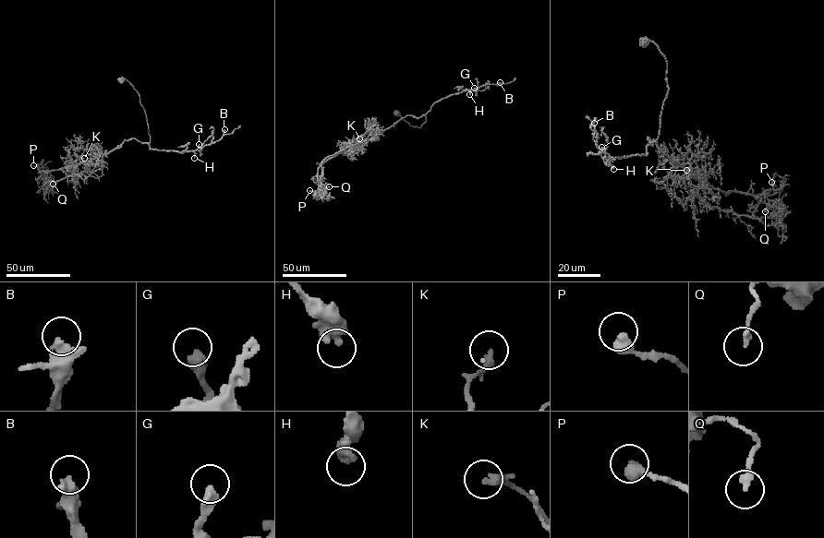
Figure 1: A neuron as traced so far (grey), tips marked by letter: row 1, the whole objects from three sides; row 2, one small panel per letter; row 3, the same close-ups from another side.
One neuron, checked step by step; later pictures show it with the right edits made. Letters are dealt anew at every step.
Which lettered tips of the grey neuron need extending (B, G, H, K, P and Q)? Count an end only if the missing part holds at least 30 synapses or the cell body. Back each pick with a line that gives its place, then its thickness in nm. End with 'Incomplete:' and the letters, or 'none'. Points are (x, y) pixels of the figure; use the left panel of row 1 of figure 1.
B: place (224, 129); calibre 440 nm
Incomplete: B

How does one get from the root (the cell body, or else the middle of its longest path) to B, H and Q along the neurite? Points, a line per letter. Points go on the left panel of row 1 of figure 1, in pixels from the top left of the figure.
B: (121, 79), (127, 80), (139, 95), (146, 116), (150, 149), (196, 150), (218, 141), (224, 129)
H: (121, 79), (127, 80), (139, 95), (146, 116), (150, 149), (192, 151), (194, 158)
Q: (121, 79), (127, 80), (139, 95), (151, 142), (125, 140), (107, 153), (86, 162), (42, 172), (53, 184)

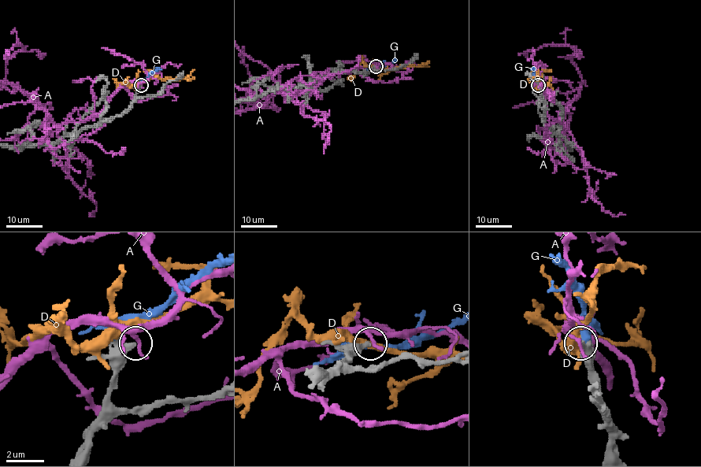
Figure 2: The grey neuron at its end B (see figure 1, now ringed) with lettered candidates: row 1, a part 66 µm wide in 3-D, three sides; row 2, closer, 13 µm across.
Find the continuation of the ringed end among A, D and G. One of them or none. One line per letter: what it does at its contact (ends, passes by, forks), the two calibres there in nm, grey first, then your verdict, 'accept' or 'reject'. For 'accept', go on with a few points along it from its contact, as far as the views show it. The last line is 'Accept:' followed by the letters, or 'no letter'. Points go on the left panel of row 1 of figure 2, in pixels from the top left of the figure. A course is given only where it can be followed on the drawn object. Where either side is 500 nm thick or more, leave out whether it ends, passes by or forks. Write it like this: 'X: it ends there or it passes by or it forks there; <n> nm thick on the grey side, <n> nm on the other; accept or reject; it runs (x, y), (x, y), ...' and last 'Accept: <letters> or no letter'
A: it ends there; 340 nm thick on the grey side, 200 nm on the other; reject
D: it forks there; 380 nm thick on the grey side, 320 nm on the other; reject
G: it ends there; 440 nm thick on the grey side, 420 nm on the other; reject
Accept: no letter

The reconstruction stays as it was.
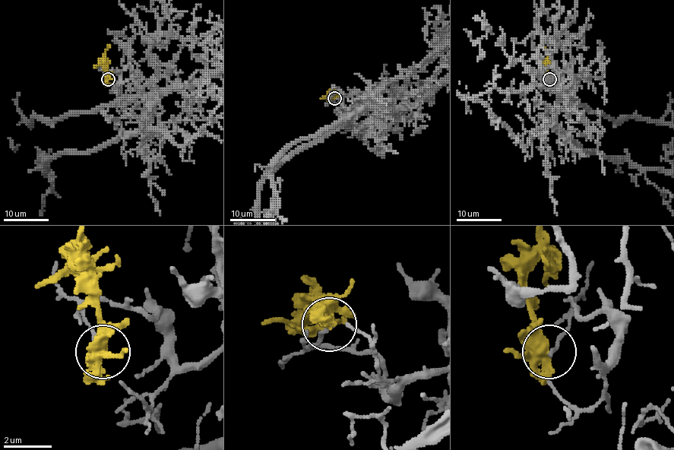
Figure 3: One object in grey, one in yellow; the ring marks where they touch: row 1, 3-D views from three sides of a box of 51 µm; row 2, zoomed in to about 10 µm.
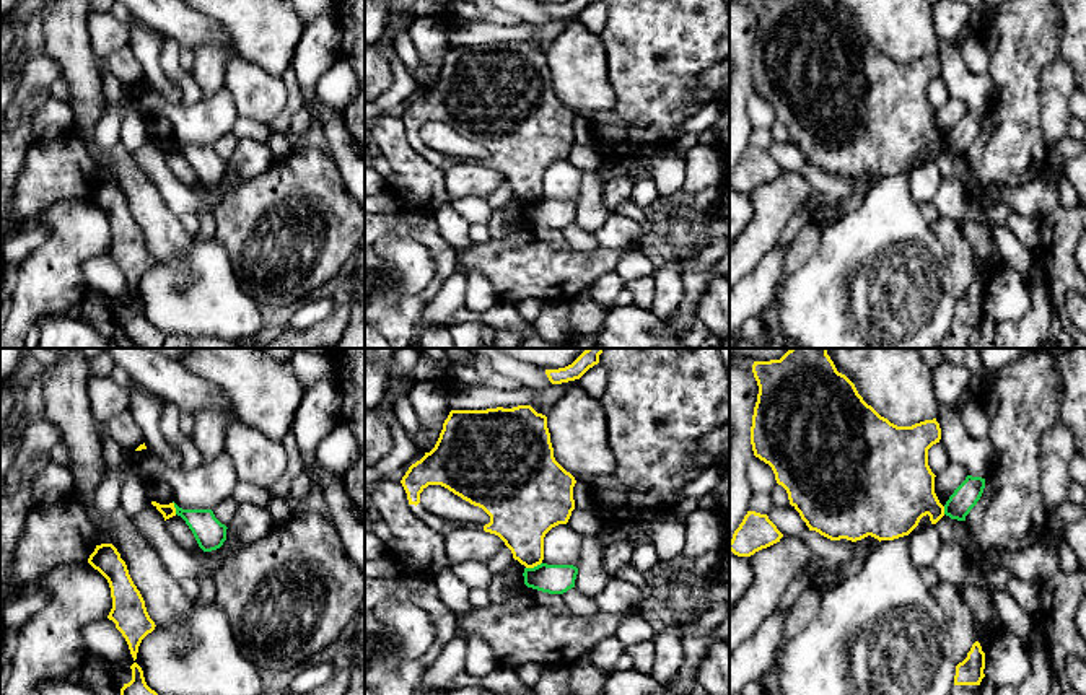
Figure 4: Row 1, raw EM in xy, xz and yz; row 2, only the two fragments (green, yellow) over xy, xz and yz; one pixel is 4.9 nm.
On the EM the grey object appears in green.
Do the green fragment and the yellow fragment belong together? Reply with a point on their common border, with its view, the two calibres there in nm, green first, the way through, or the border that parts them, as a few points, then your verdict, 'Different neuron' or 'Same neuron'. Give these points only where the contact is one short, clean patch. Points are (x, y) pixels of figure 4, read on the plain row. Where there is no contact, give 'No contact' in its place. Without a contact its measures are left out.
Touches green at xz (534, 202). Thickness 140 nm (green) against 280 nm. Boundary: xz (541, 197), (526, 204). Different neuron

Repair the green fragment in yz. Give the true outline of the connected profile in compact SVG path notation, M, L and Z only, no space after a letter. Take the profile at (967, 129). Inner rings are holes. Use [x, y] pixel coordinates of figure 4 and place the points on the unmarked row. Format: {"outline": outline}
{"outline": "M967 111L944 140L944 150L951 155L966 156L985 124L985 114Z"}

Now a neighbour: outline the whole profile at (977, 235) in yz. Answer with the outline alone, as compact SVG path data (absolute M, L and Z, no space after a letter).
M966 220L959 223L959 226L966 239L970 243L974 254L980 260L983 269L982 275L990 278L998 270L998 265L992 260L995 249L988 228L974 220Z

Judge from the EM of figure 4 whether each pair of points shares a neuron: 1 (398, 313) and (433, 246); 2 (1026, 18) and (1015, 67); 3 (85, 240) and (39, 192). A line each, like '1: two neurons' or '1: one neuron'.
1: one neuron
2: one neuron
3: two neurons

